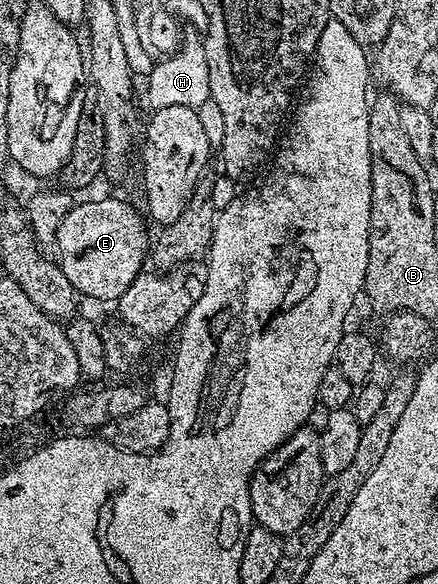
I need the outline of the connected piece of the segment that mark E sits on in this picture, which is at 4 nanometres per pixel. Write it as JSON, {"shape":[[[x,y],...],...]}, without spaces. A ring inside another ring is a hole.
{"shape":[[[92,199],[89,203],[80,203],[69,206],[56,230],[55,254],[58,253],[58,262],[62,273],[66,273],[66,281],[74,285],[74,289],[81,296],[89,295],[92,299],[111,299],[116,301],[135,277],[145,266],[146,256],[149,254],[150,235],[144,228],[144,219],[128,203],[120,199]]]}

